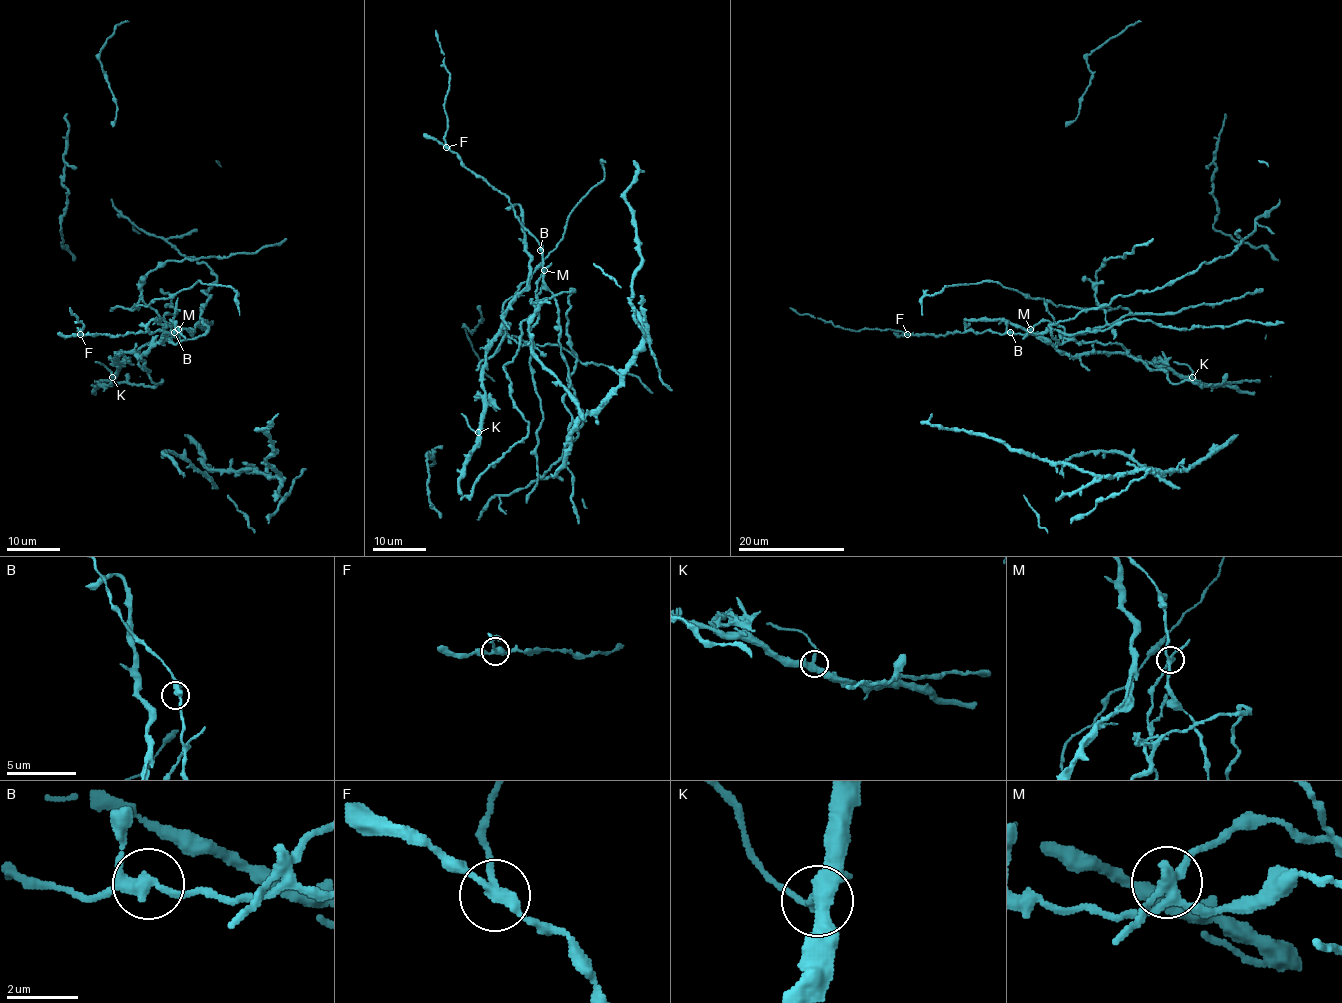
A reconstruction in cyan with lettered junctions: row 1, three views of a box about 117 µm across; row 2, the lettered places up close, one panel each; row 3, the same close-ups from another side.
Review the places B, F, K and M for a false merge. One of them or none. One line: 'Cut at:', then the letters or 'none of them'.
Cut at: M

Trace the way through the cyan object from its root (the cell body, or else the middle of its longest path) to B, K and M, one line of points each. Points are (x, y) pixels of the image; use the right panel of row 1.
B: (1114, 298), (1053, 324), (1050, 333), (1061, 344), (1064, 329), (1046, 320), (1029, 333), (1010, 332)
K: (1114, 298), (1053, 324), (1061, 344), (1046, 320), (965, 329), (1006, 320), (1070, 356), (1126, 353), (1192, 377)
M: (1114, 298), (1053, 324), (1050, 333), (1061, 344), (1061, 326), (1041, 320), (1030, 329)

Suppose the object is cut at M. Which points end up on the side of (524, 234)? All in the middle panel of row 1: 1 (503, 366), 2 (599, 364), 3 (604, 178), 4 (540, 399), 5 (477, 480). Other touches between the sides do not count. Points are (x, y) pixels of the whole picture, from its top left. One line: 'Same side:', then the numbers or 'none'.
Same side: none

